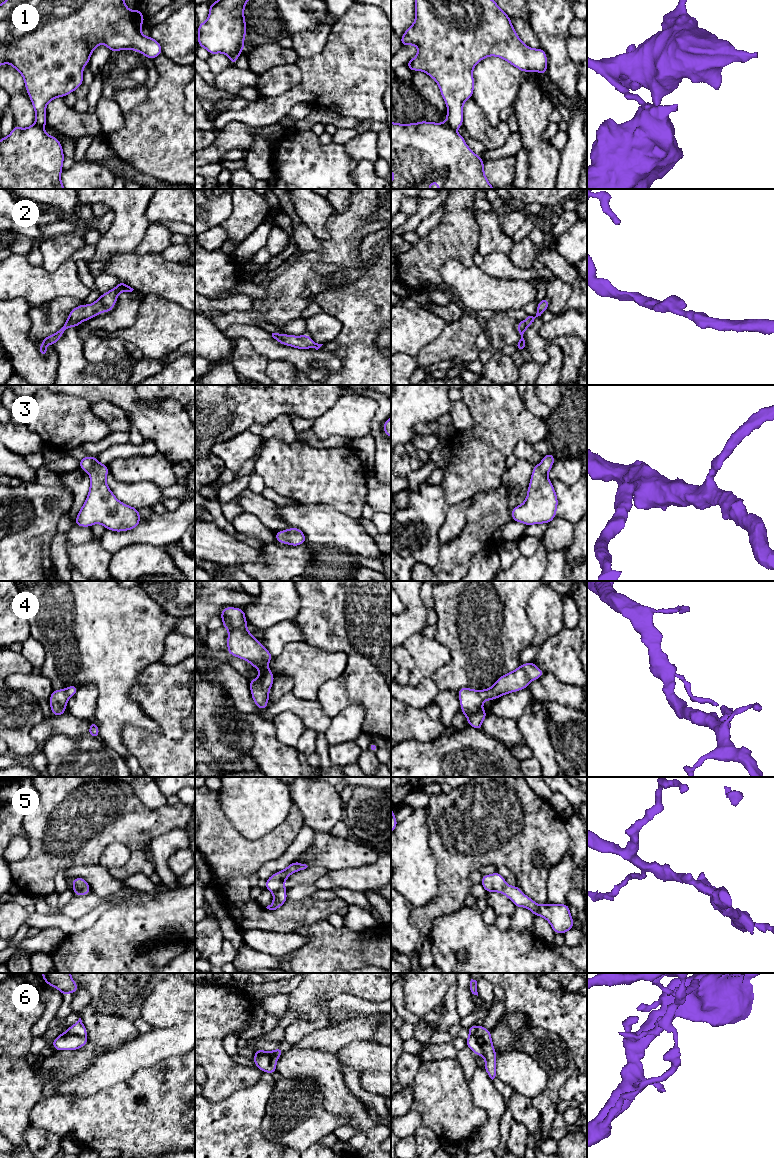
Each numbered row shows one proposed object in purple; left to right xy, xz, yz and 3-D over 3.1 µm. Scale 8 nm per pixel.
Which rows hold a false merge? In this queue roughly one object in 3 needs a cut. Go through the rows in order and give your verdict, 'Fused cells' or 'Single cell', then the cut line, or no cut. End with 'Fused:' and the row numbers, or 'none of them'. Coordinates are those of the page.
1: Fused cells. Split along xz (239, 52), (230, 59)
2: Single cell. No split
3: Single cell. No split
4: Single cell. No split
5: Single cell. No split
6: Fused cells. Split along xy (66, 1031), (85, 1036)
Fused: 1, 6

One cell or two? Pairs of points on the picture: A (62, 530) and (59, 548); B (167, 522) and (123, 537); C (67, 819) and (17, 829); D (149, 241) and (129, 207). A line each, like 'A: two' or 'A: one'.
A: one
B: one
C: two
D: two

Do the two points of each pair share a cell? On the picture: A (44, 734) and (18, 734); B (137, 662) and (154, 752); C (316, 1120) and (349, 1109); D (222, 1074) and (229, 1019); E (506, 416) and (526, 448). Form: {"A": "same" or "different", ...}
{"A": "different", "B": "different", "C": "different", "D": "same", "E": "different"}

